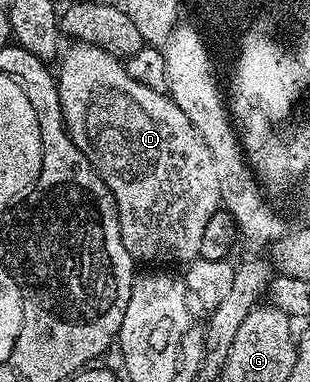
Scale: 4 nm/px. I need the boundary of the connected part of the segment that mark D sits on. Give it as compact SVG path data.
M77 42L69 47L64 49L63 59L60 61L61 69L58 67L55 72L59 100L63 106L63 118L67 130L71 134L71 142L75 142L75 146L79 146L79 150L83 150L87 162L91 162L91 166L99 174L99 178L103 178L103 182L107 182L107 190L111 190L111 194L115 198L115 206L119 214L119 230L123 238L123 246L127 246L127 254L131 254L131 258L138 265L188 265L189 261L200 256L199 245L203 242L203 229L207 227L207 222L211 222L211 214L215 214L221 207L219 177L215 175L215 161L211 159L211 150L207 150L207 142L203 142L203 138L199 138L199 130L195 130L195 126L191 126L191 118L187 118L187 114L183 114L183 110L179 110L179 106L175 106L175 102L169 99L165 92L156 92L151 90L151 86L143 86L143 82L135 82L135 78L131 78L127 74L124 63L118 57L112 56L107 50L94 44Z

